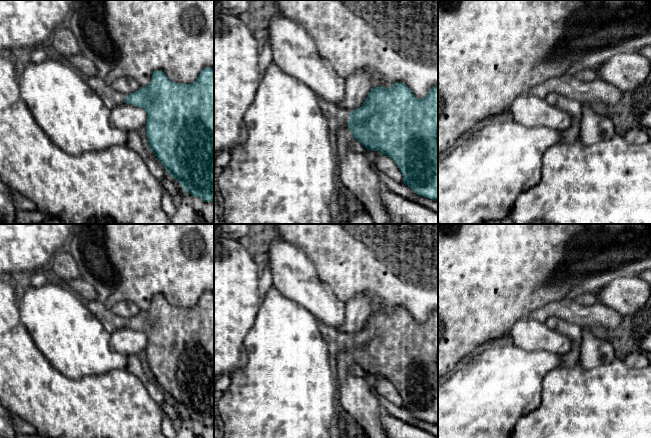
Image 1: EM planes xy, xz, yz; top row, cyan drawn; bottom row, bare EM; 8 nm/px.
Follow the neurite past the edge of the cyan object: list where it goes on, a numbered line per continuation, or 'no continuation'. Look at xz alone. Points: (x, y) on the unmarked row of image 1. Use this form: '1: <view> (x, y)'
1: xz (337, 342)

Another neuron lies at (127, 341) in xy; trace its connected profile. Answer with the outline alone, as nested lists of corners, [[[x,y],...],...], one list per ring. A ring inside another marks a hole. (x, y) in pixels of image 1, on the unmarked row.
[[[125,326],[111,331],[112,349],[126,356],[134,356],[146,350],[147,337],[142,331]]]

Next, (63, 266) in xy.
[[[68,247],[58,250],[53,255],[48,271],[63,283],[81,277],[73,250]]]

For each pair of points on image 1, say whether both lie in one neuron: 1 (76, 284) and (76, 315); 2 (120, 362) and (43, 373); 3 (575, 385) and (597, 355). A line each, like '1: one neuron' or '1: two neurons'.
1: two neurons
2: two neurons
3: two neurons

